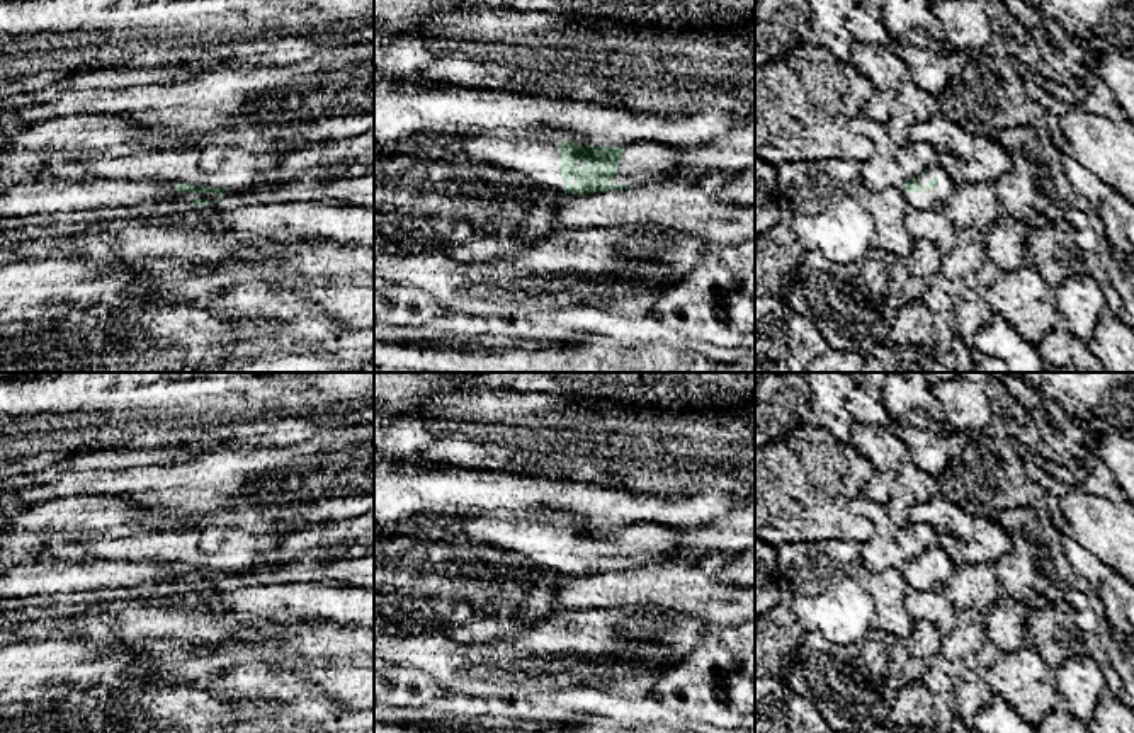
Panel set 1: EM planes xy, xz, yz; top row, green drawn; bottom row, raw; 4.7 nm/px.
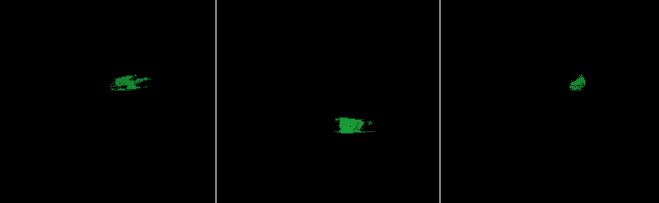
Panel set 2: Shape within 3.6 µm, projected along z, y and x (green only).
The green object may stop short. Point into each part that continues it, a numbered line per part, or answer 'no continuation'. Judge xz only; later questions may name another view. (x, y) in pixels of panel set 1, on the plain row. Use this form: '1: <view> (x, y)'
1: xz (538, 541)
2: xz (643, 545)

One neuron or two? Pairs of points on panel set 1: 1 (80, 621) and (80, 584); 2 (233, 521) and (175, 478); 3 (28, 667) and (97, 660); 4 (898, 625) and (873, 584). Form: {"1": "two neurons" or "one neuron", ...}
{"1": "two neurons", "2": "one neuron", "3": "one neuron", "4": "one neuron"}

